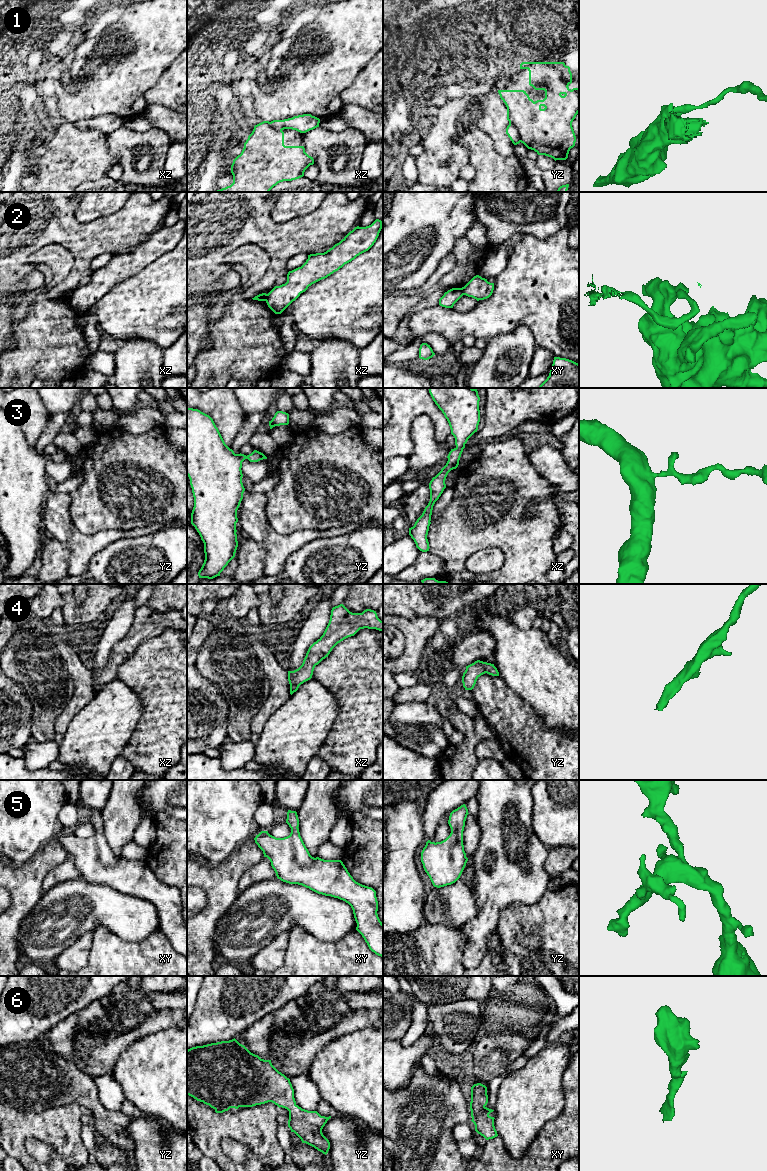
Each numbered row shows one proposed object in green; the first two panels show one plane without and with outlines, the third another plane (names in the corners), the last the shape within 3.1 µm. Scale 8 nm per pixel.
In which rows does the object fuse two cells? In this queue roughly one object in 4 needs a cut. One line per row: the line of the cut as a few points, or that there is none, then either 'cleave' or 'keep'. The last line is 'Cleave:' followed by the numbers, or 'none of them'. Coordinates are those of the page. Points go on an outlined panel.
1: cut yz (509, 122), (517, 130), (520, 141); cleave
2: cut xz (267, 294), (265, 300); cleave
3: cut none; keep
4: cut none; keep
5: cut none; keep
6: cut none; keep
Cleave: 1, 2

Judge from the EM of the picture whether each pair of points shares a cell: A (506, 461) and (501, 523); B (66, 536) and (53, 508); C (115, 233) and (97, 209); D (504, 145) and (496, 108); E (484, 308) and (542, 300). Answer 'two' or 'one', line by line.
A: one
B: one
C: two
D: one
E: one

